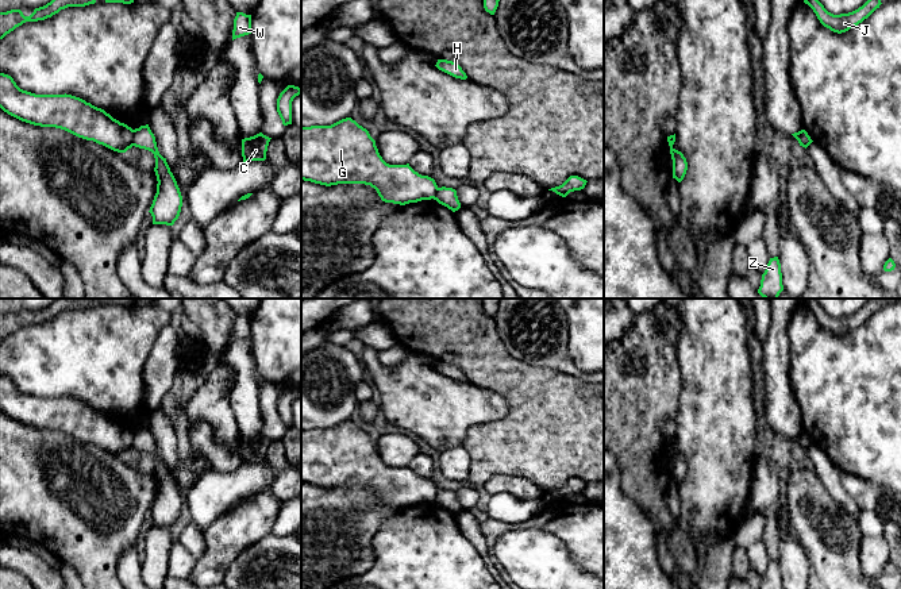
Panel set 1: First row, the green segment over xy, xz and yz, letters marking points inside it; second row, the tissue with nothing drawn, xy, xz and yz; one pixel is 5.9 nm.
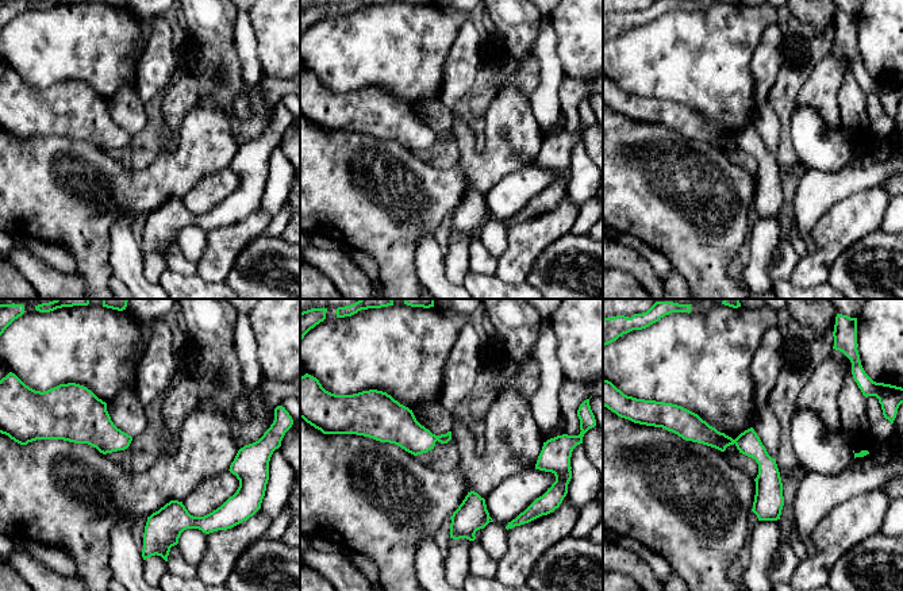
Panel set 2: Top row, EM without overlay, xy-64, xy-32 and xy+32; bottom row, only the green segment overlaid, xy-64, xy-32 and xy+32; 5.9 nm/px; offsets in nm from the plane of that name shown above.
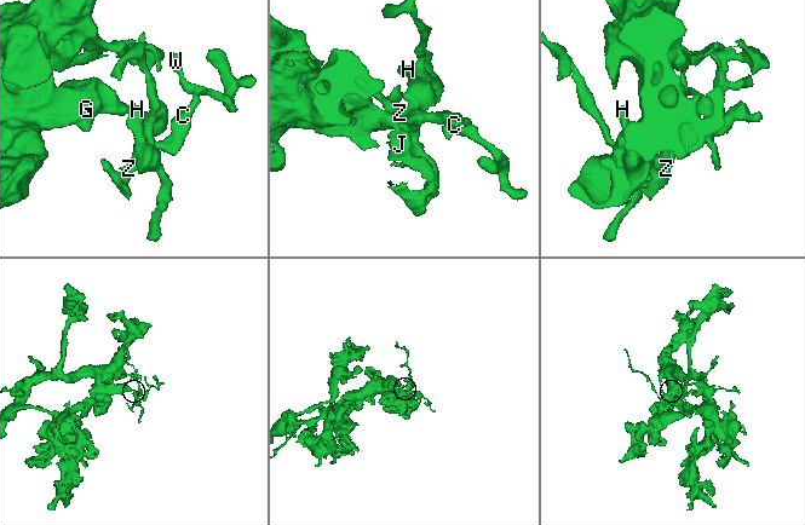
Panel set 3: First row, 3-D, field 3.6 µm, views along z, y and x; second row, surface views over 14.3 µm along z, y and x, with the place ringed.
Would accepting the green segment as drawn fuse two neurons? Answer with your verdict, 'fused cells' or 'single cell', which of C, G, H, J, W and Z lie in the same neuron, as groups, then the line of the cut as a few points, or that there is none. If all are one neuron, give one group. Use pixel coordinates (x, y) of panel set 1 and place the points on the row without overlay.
fused cells; groups C H W Z / G J; cut xy (134, 432), (130, 449)

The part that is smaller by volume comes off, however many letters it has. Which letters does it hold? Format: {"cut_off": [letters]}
{"cut_off": ["C", "H", "W", "Z"]}

